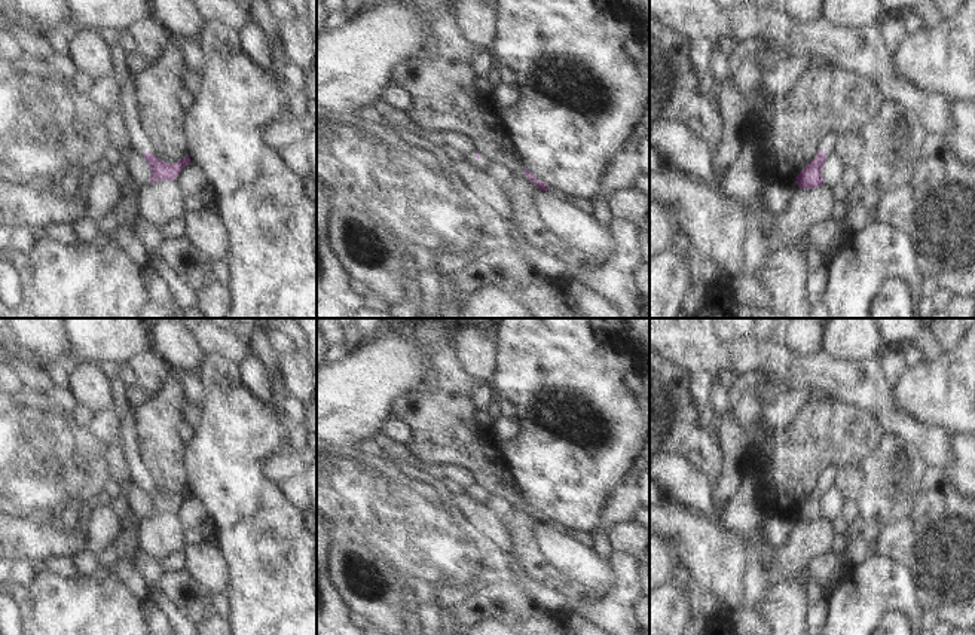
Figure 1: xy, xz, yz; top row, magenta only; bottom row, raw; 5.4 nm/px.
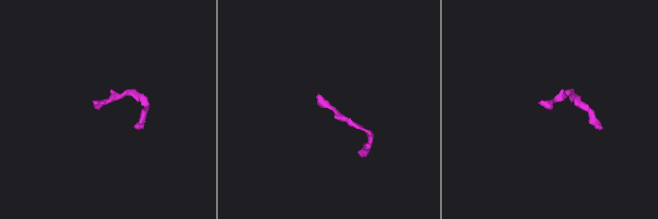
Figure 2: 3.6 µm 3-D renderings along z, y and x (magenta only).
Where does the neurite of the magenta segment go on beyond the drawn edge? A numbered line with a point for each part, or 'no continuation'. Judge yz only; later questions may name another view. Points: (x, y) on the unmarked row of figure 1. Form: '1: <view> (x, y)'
1: yz (828, 476)

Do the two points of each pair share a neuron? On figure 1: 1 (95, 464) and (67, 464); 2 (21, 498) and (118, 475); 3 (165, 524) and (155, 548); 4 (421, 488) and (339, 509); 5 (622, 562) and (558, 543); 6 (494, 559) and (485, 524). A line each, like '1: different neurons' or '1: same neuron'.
1: same neuron
2: different neurons
3: same neuron
4: same neuron
5: different neurons
6: different neurons

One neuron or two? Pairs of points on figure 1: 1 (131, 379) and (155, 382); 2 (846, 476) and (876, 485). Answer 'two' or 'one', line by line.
1: two
2: two

